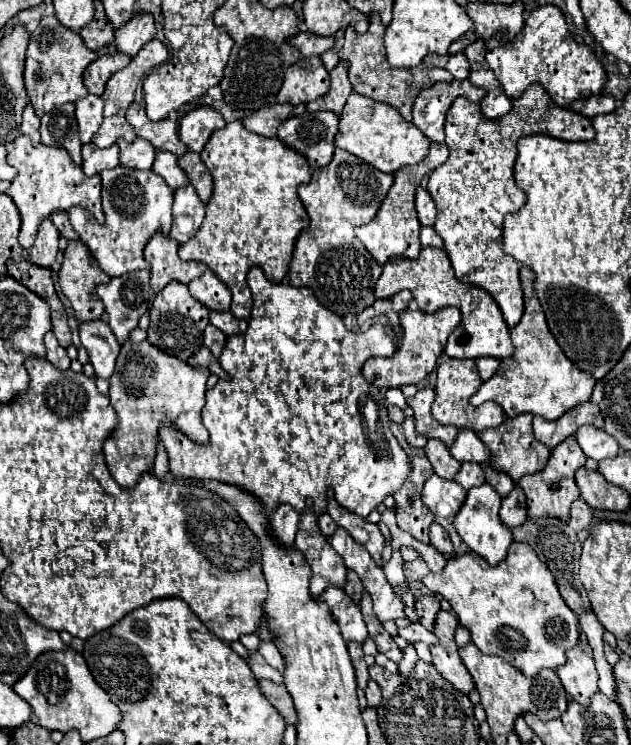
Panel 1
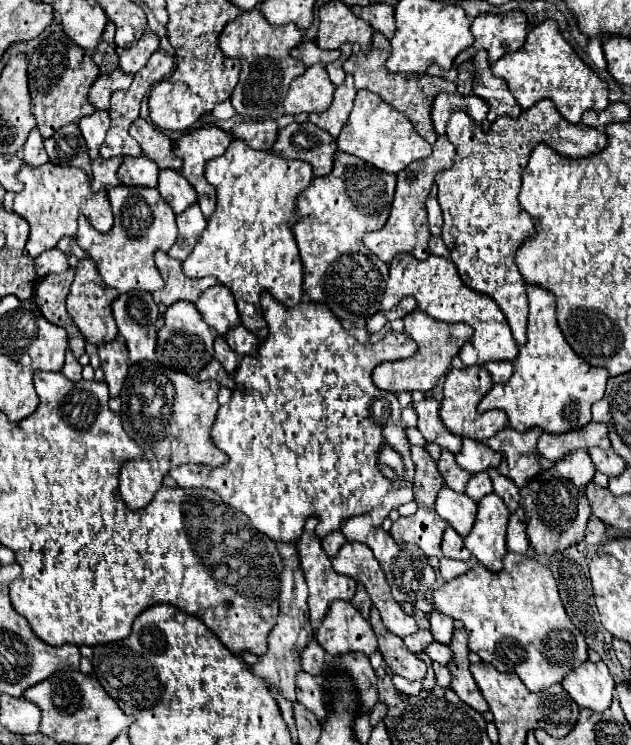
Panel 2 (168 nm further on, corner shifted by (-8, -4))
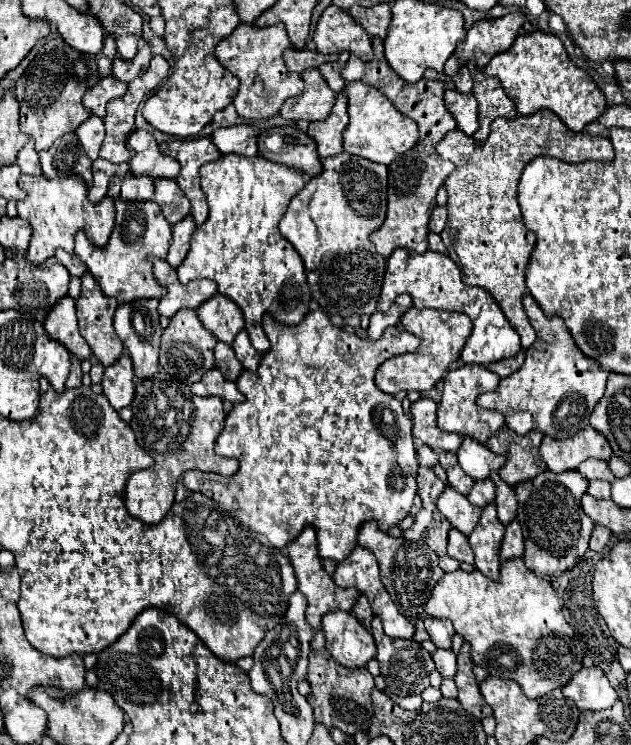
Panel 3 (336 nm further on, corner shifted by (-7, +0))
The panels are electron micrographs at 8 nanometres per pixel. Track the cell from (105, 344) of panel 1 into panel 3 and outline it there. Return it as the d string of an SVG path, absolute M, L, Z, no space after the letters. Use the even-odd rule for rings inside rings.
M127 354L117 360L117 364L109 366L103 376L103 394L111 402L115 410L129 406L135 398L135 374L133 364Z

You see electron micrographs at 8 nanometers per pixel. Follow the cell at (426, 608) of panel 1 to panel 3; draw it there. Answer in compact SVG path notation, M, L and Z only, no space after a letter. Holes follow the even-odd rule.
M427 618L425 620L425 628L427 628L429 636L431 636L431 642L437 648L443 648L443 650L449 650L451 648L451 640L455 636L455 630L453 630L453 624L449 624L449 620Z

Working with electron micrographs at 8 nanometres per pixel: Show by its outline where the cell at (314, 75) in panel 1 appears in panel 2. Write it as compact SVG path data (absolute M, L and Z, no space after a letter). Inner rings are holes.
M314 64L290 84L284 110L292 116L300 112L324 112L332 102L332 94L334 84L330 82L324 64Z

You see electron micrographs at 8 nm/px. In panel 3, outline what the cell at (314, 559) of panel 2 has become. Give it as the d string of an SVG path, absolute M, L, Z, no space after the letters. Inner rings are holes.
M307 526L297 540L293 540L293 544L287 546L287 556L291 560L291 566L293 566L293 572L295 572L295 578L297 578L297 586L299 586L299 592L307 598L307 622L315 628L315 630L321 630L321 618L327 614L327 612L333 612L333 610L345 610L349 612L357 598L359 598L359 592L357 590L349 590L349 588L337 588L337 584L333 582L333 578L323 570L321 566L321 560L317 556L317 544L315 544L315 530L311 526Z

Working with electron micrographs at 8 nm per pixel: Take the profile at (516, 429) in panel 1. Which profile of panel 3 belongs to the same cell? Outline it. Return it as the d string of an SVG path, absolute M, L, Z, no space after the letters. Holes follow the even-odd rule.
M507 426L499 428L487 446L495 454L505 454L507 462L499 470L499 476L505 484L517 486L519 482L533 480L537 474L545 472L545 462L539 456L539 444L543 440L541 432L529 432L529 436L517 436Z

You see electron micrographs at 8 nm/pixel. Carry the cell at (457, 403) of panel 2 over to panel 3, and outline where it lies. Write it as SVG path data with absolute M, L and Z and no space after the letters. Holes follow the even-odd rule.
M465 364L461 368L449 370L445 380L443 380L443 396L441 404L437 410L437 426L445 432L455 432L459 436L469 436L481 444L485 444L501 426L503 426L503 416L497 410L481 410L477 408L475 400L483 392L491 392L499 386L497 374L493 374L487 366L479 364Z

